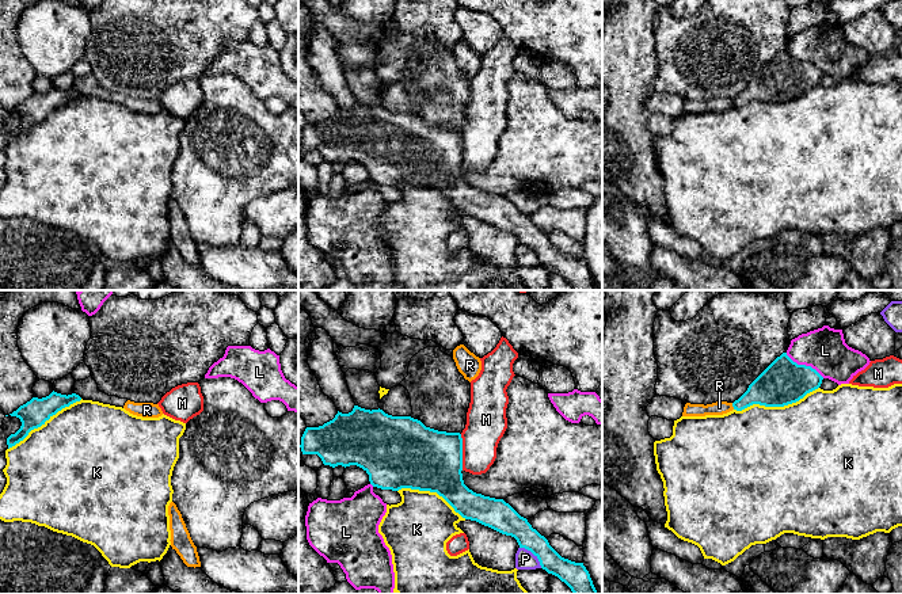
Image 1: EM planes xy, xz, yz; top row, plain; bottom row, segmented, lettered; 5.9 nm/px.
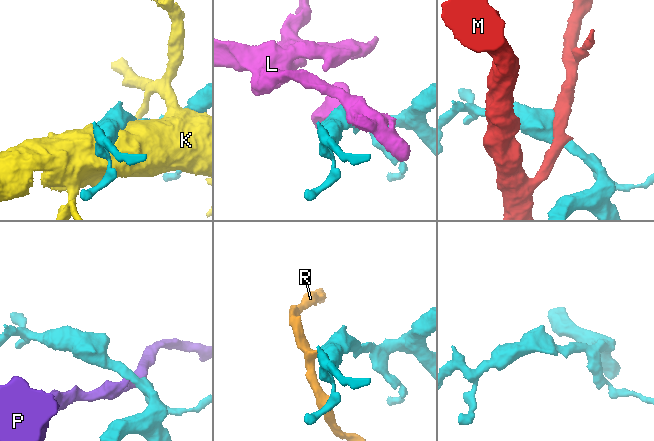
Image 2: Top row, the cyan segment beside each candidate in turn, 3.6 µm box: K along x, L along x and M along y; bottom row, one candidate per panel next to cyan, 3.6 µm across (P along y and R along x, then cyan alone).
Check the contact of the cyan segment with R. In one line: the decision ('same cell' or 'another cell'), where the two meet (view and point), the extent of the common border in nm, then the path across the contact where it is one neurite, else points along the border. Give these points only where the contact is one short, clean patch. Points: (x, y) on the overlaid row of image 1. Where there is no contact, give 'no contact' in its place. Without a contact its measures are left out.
another cell; meets cyan in yz at (733, 406); contact 40 nm long

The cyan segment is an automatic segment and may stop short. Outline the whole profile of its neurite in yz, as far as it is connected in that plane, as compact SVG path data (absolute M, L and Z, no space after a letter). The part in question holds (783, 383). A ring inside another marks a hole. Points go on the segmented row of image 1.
M787 353L777 357L732 403L742 411L753 404L784 407L818 389L823 377L811 366L798 365Z

